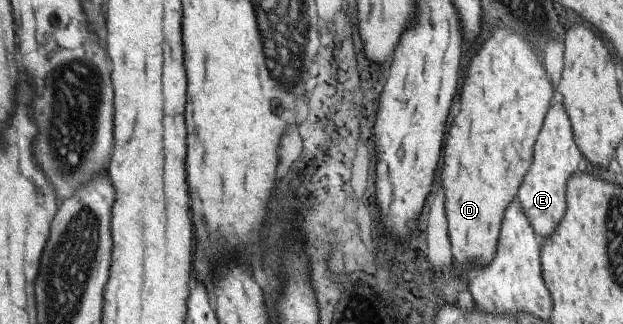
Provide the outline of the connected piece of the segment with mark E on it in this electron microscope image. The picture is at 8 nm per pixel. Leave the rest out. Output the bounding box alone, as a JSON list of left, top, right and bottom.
[517,103,581,246]

